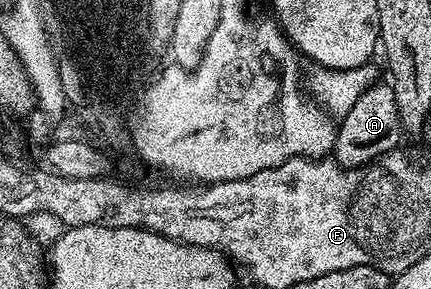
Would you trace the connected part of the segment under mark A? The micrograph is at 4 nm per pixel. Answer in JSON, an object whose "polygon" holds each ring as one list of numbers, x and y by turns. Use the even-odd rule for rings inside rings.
{"polygon":[[374,84,351,104,351,112,340,115,337,139,333,145,332,157,340,166,366,166,381,154,390,154,402,145,403,129,399,112,396,110,392,88,389,84]]}

